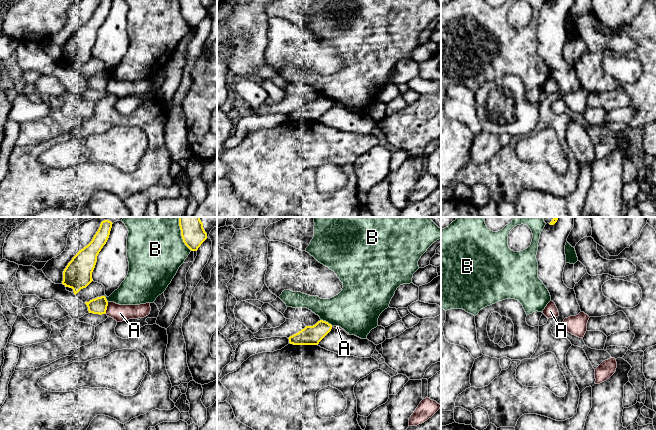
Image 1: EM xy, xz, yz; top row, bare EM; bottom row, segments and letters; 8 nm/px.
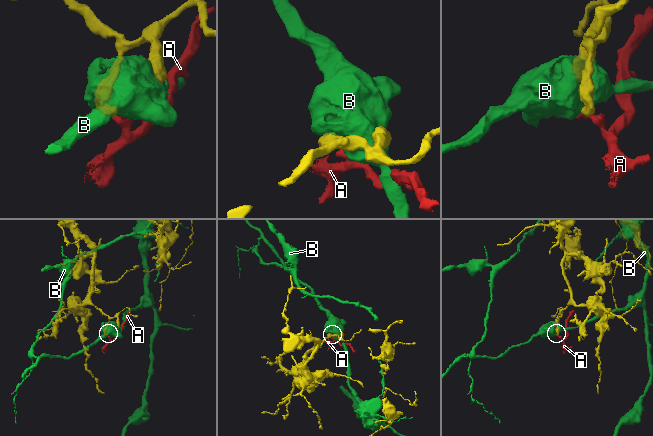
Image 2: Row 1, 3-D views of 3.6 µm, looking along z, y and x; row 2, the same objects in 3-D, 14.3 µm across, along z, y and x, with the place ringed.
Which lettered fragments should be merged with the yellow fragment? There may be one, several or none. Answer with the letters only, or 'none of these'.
none of these

